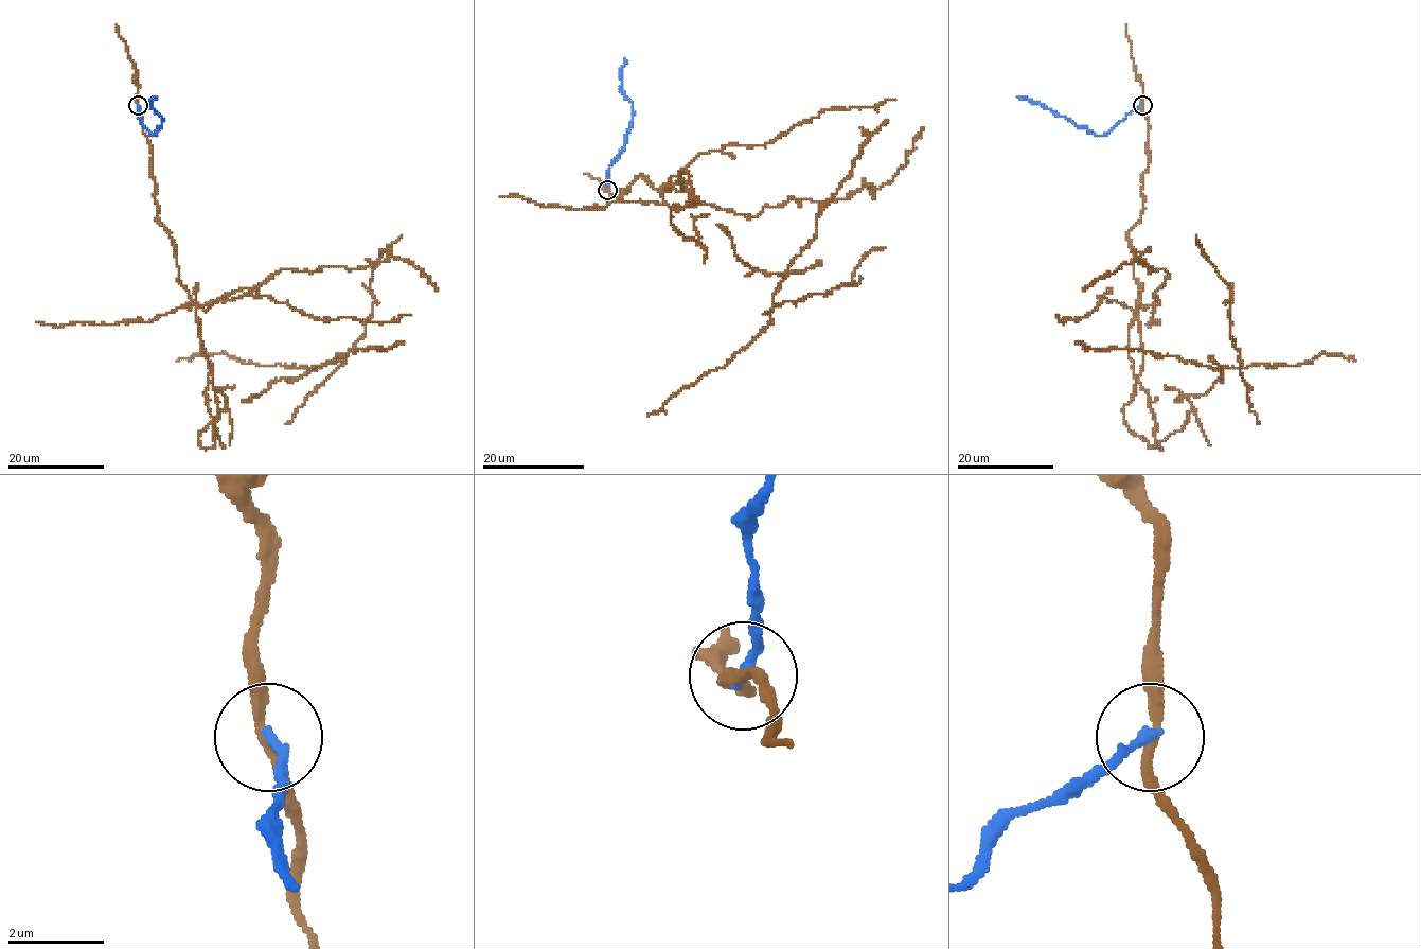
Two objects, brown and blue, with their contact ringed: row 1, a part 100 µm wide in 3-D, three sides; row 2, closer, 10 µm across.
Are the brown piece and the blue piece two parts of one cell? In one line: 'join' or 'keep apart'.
keep apart

